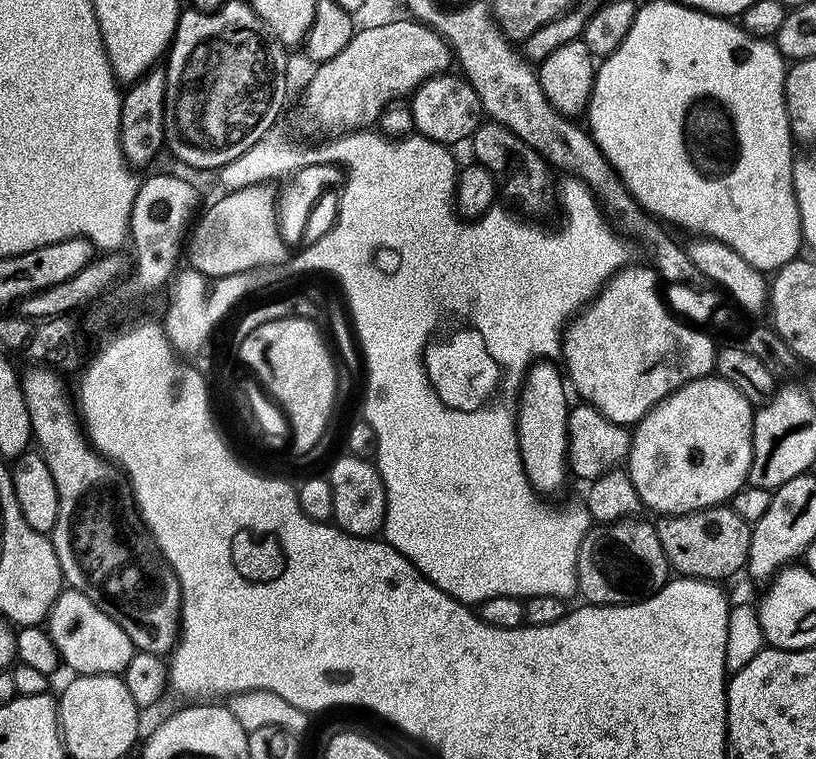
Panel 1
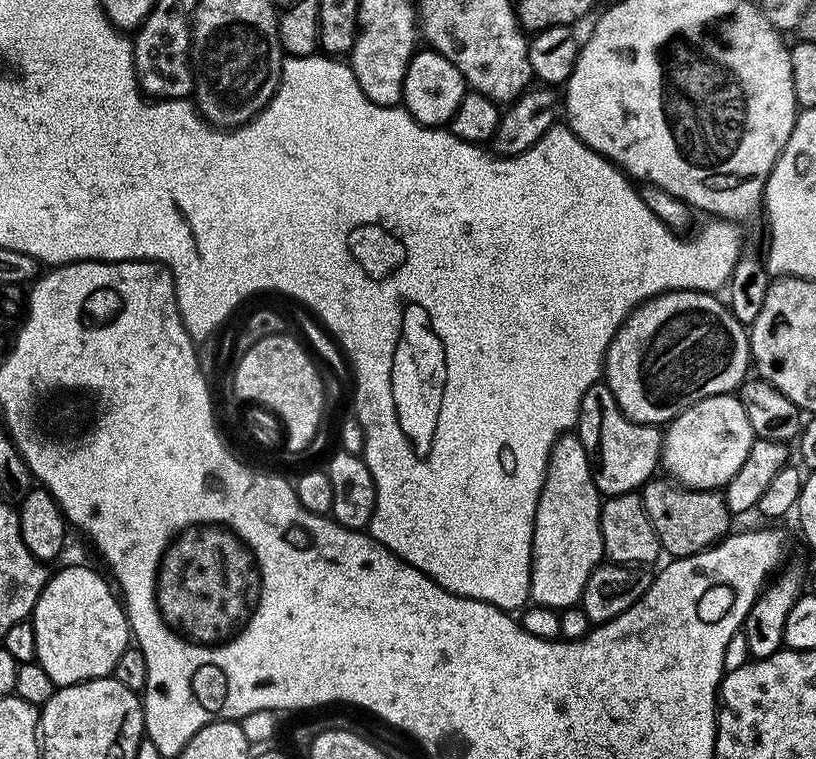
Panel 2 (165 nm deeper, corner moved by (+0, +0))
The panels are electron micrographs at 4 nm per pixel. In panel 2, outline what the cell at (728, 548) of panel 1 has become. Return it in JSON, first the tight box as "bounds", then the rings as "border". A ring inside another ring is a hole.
{"bounds":[642,478,729,558],"border":[[[653,478],[644,485],[642,499],[646,514],[660,539],[661,549],[669,557],[679,558],[705,552],[713,544],[719,544],[725,536],[729,535],[728,504],[719,491],[685,488],[677,486],[671,479],[660,479]]]}

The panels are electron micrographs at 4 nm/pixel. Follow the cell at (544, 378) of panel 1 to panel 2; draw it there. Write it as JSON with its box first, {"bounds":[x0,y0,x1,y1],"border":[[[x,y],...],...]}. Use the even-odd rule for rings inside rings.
{"bounds":[530,435,605,610],"border":[[[579,435],[556,439],[548,456],[544,485],[532,523],[532,591],[530,600],[555,610],[580,603],[590,574],[605,559],[600,529],[602,497],[592,477],[592,467]]]}

